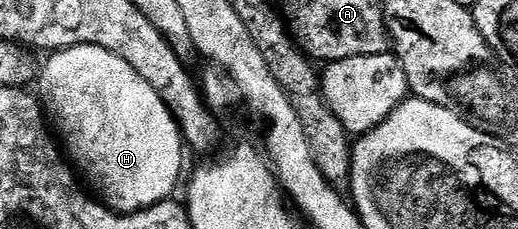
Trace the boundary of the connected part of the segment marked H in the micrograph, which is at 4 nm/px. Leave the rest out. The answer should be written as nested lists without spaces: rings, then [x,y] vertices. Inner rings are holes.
[[[96,44],[60,48],[48,56],[51,57],[47,65],[44,68],[42,65],[37,76],[38,99],[46,115],[55,116],[55,124],[63,135],[62,147],[70,163],[78,169],[88,185],[91,183],[99,191],[98,199],[114,212],[122,213],[140,212],[168,199],[174,193],[171,191],[178,186],[179,175],[183,172],[185,145],[179,125],[153,86],[149,86],[149,82],[145,82],[145,78],[141,78],[141,74],[137,74],[137,70],[133,70],[125,58]]]

